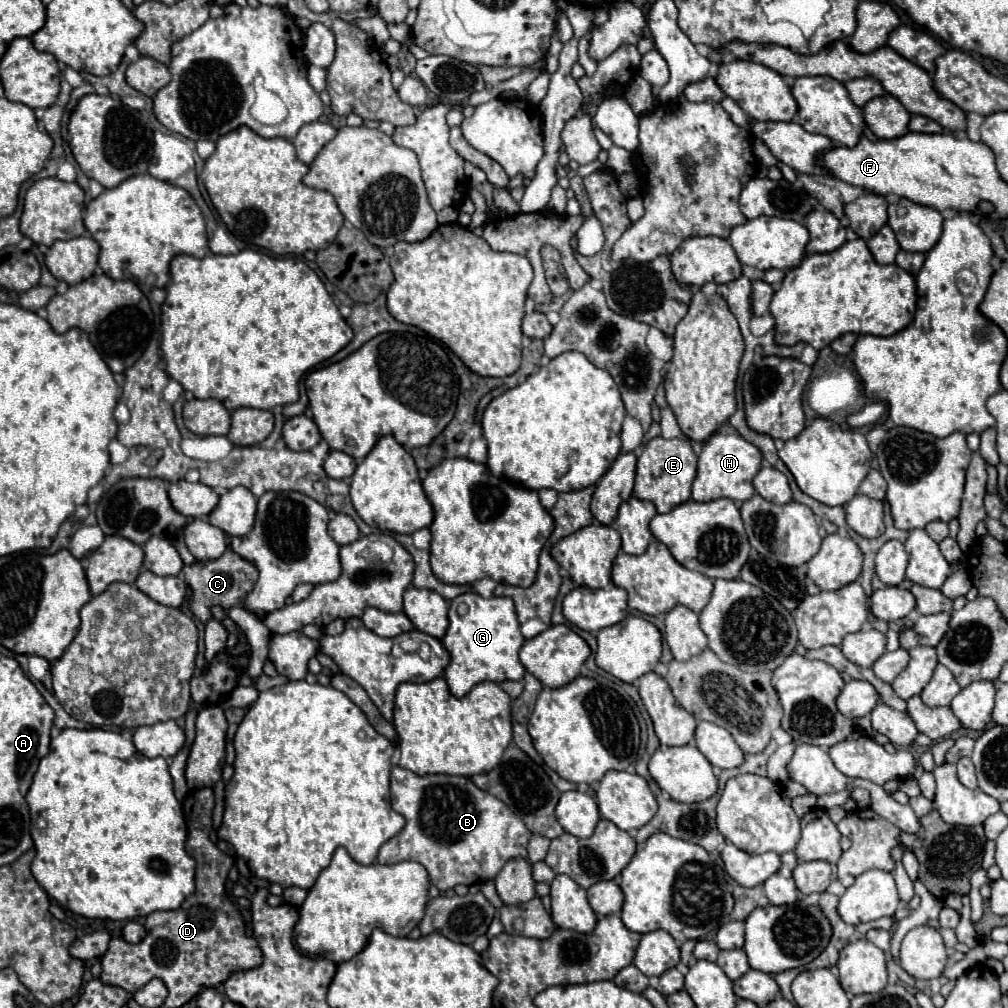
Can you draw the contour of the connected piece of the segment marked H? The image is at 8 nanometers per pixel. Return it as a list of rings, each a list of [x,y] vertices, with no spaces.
[[[716,432],[708,442],[702,444],[702,452],[698,456],[698,474],[692,484],[692,498],[696,502],[708,502],[716,498],[732,498],[732,500],[750,500],[756,494],[752,486],[752,478],[762,468],[762,452],[754,444],[746,442],[740,434],[722,434]]]

